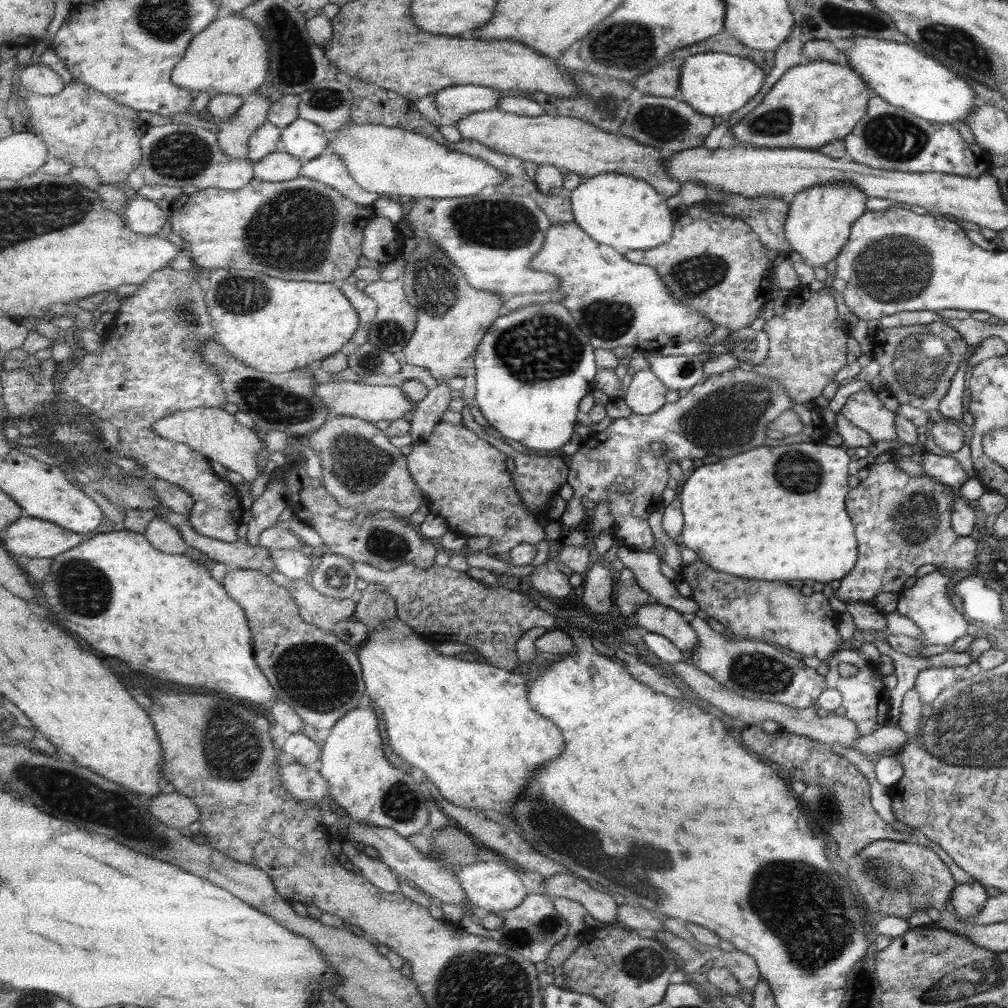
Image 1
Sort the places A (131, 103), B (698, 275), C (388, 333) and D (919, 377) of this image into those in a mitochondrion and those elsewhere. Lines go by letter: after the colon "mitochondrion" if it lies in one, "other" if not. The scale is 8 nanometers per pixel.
A: other
B: mitochondrion
C: mitochondrion
D: mitochondrion

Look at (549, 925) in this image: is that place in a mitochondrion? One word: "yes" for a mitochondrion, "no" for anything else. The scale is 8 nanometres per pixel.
yes

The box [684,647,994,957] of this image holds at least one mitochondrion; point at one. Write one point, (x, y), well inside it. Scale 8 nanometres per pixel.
(889, 881)

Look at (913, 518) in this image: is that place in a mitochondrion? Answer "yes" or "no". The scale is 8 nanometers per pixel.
yes

